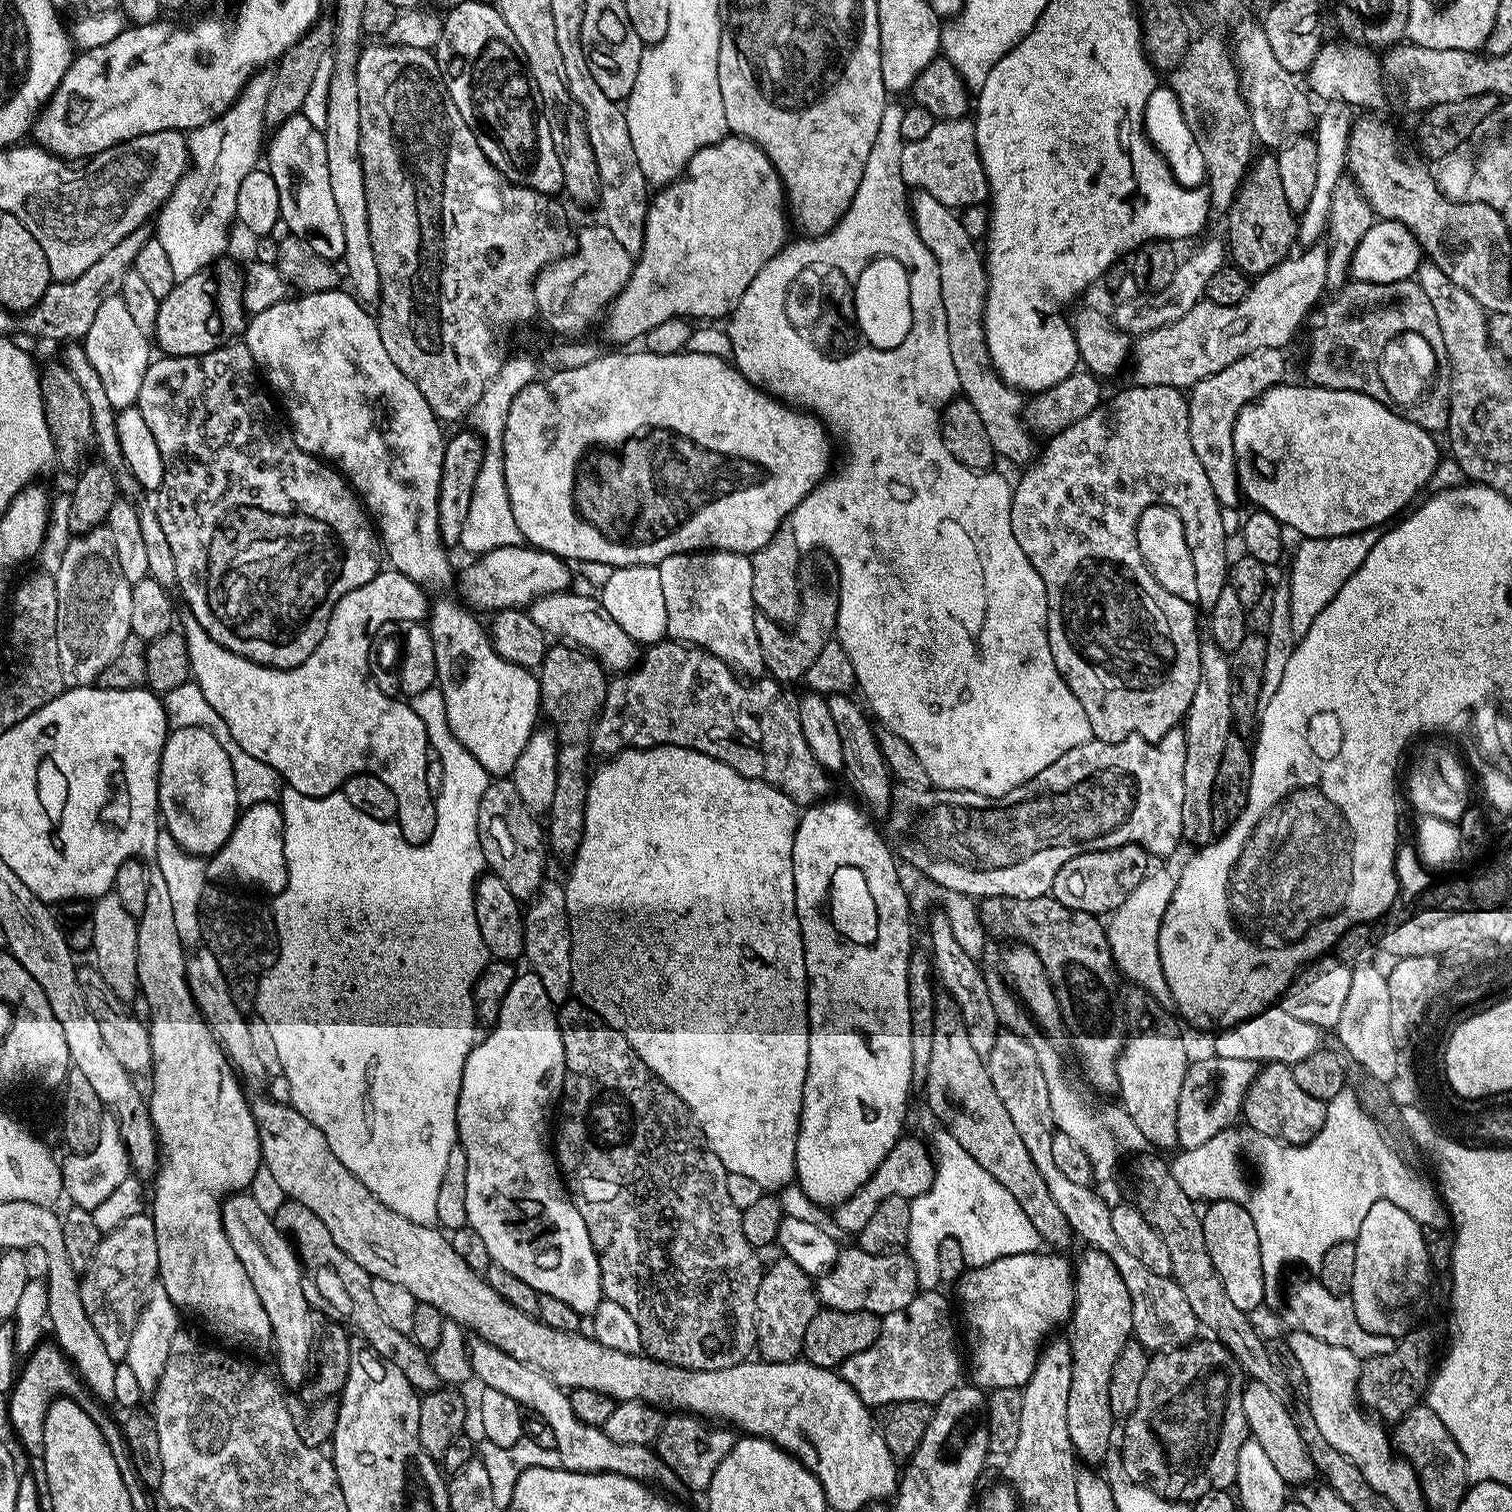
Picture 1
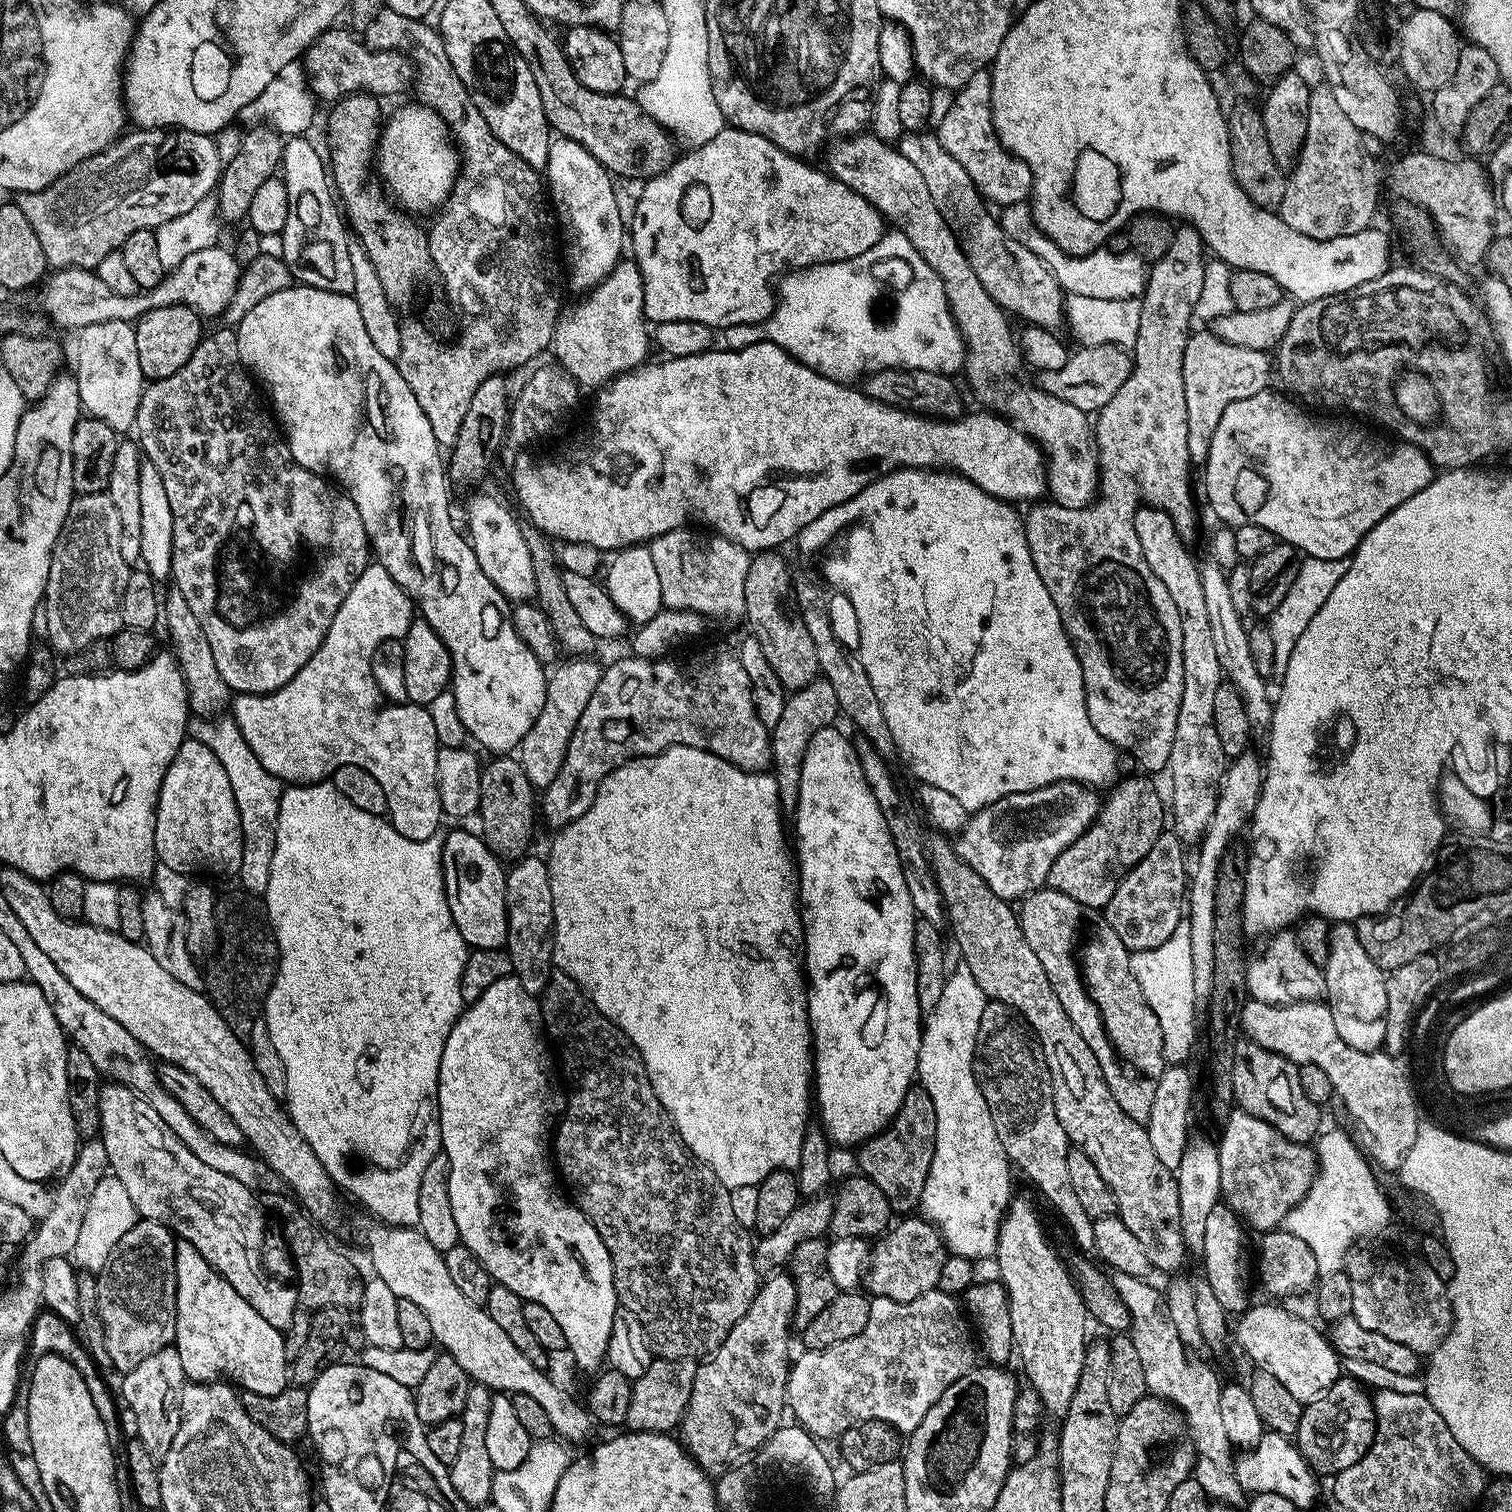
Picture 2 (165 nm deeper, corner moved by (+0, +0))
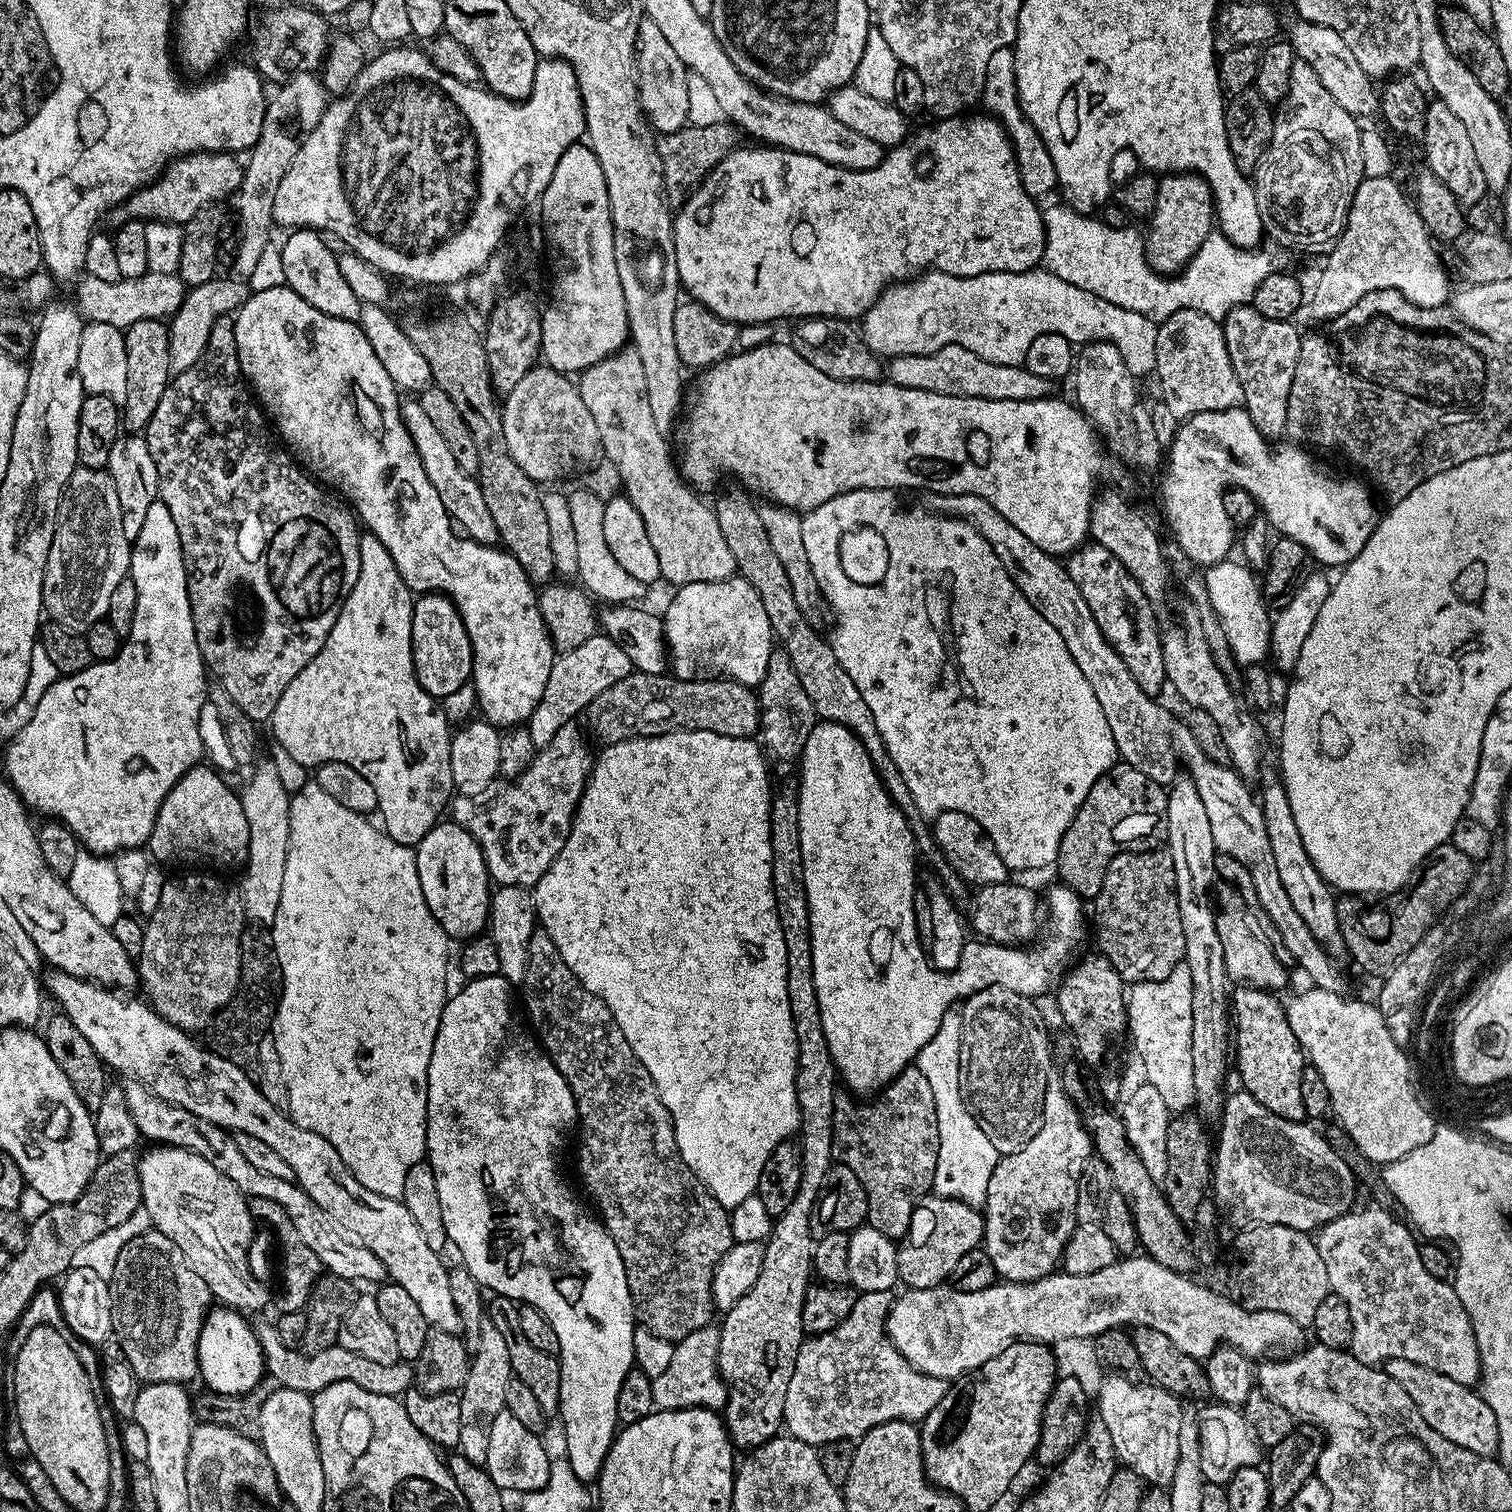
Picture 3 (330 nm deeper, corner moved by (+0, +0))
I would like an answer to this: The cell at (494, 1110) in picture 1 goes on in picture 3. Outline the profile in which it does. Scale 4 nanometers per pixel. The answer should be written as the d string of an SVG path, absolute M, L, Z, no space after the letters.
M491 976L468 980L461 992L453 991L442 1010L442 1022L438 1026L438 1034L434 1038L434 1050L430 1054L430 1070L428 1071L428 1121L426 1122L426 1162L434 1170L434 1182L438 1182L438 1202L442 1202L442 1222L446 1226L446 1234L451 1247L460 1251L459 1258L463 1266L489 1293L508 1296L520 1304L529 1304L537 1308L554 1326L554 1334L558 1334L560 1347L558 1359L562 1386L560 1387L560 1411L558 1420L564 1423L564 1448L570 1470L578 1474L585 1482L597 1479L604 1465L606 1454L610 1450L618 1431L618 1390L622 1390L622 1378L634 1367L634 1330L638 1326L636 1313L632 1310L632 1295L626 1282L626 1270L622 1258L618 1254L618 1246L614 1246L614 1238L610 1238L603 1223L595 1215L592 1216L576 1201L570 1185L564 1181L560 1173L560 1151L564 1148L564 1135L573 1131L577 1123L576 1099L566 1082L566 1078L554 1066L548 1053L535 1039L524 1033L518 1017L512 1013L513 985L505 976Z

